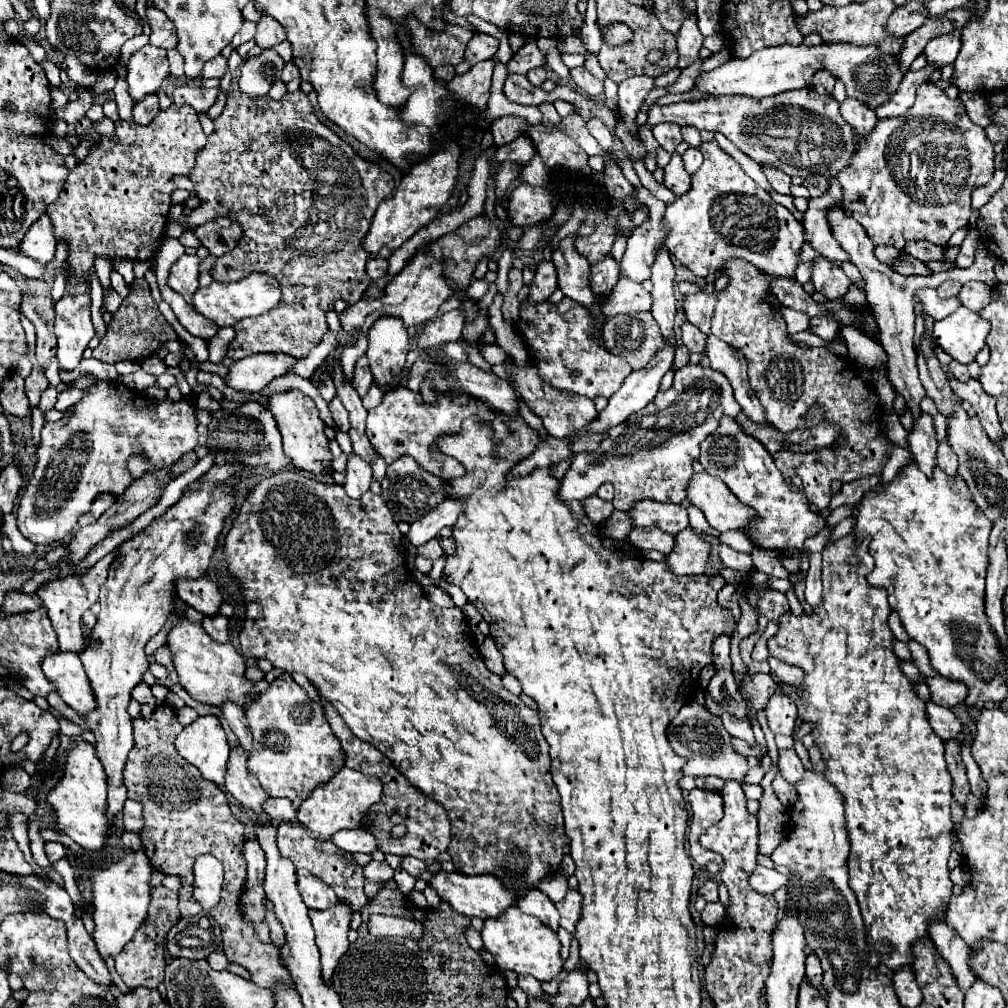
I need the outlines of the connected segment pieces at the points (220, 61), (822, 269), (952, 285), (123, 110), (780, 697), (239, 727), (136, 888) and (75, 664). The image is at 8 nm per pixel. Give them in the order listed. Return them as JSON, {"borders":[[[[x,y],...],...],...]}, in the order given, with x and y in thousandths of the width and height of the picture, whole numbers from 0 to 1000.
{"borders":[[[[213,56],[201,67],[203,77],[219,77],[223,71],[225,71],[225,58],[221,58],[221,56]]],[[[816,254],[809,258],[805,280],[809,282],[811,290],[818,292],[822,298],[836,298],[844,284],[844,278],[838,274],[838,270],[834,266],[826,264]]],[[[938,280],[938,282],[934,282],[930,286],[930,292],[934,296],[945,296],[945,294],[951,292],[951,288],[953,288],[953,282],[951,280]]],[[[117,76],[112,91],[114,92],[118,116],[124,120],[132,120],[131,109],[133,101],[128,95],[125,79]]],[[[767,688],[761,698],[761,716],[767,728],[785,730],[791,714],[791,700],[779,688]]],[[[223,698],[223,702],[219,702],[229,724],[233,726],[237,738],[241,740],[243,746],[249,746],[249,740],[251,740],[251,728],[247,724],[247,718],[243,714],[243,706],[239,706],[239,702],[235,702],[233,698]]],[[[138,843],[126,847],[122,853],[106,861],[88,867],[88,873],[92,877],[90,899],[92,899],[92,913],[94,913],[94,923],[90,931],[102,952],[114,950],[122,942],[122,938],[134,929],[136,921],[142,917],[150,895],[150,879],[148,879],[150,865],[152,861],[148,857],[148,851],[144,849],[142,843]]],[[[59,645],[43,655],[43,667],[57,681],[57,687],[63,696],[68,698],[80,710],[96,702],[88,673],[82,665],[78,651]]]]}

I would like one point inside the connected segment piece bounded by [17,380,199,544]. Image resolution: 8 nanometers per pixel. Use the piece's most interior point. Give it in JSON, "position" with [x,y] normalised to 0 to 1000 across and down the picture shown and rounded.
{"position":[80,452]}

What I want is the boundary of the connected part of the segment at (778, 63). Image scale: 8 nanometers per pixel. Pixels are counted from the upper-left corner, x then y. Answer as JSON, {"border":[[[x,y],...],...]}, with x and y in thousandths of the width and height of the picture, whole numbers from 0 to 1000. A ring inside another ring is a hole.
{"border":[[[814,42],[813,46],[765,46],[747,52],[743,58],[727,58],[721,63],[709,67],[703,73],[697,73],[689,79],[689,87],[703,95],[719,95],[719,93],[739,93],[745,97],[769,95],[783,89],[795,89],[805,83],[809,71],[820,69],[826,77],[838,83],[840,95],[848,97],[856,103],[862,103],[864,109],[870,109],[874,103],[880,103],[890,91],[894,79],[898,77],[898,69],[890,63],[888,54],[876,54],[872,46],[860,44],[840,44],[840,42]]]}

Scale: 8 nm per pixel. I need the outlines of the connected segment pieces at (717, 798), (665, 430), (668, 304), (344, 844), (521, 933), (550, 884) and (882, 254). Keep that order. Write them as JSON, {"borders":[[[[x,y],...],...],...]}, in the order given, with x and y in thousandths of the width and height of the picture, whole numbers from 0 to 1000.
{"borders":[[[[686,784],[682,790],[684,798],[686,798],[686,823],[684,823],[684,845],[689,857],[699,859],[701,855],[711,855],[715,857],[715,849],[711,849],[709,845],[703,845],[699,841],[695,841],[693,837],[693,829],[707,817],[711,817],[717,810],[717,792],[711,786],[699,786],[699,784]]],[[[684,361],[676,367],[670,369],[668,383],[662,389],[654,389],[648,401],[642,401],[636,405],[636,409],[630,409],[620,417],[620,421],[614,421],[606,425],[604,435],[598,437],[598,450],[576,450],[568,454],[568,460],[561,474],[557,476],[557,486],[555,494],[557,496],[580,496],[592,488],[592,484],[598,478],[606,478],[610,484],[610,494],[608,502],[610,506],[620,506],[628,504],[630,498],[634,496],[652,496],[652,498],[668,498],[676,500],[682,490],[684,476],[688,472],[688,456],[693,454],[693,440],[711,425],[711,417],[721,411],[721,413],[731,413],[735,409],[735,403],[731,401],[725,381],[719,371],[709,369],[705,365],[697,365],[695,361]]],[[[654,246],[652,258],[648,262],[648,315],[654,319],[658,333],[668,333],[668,313],[670,313],[670,292],[668,292],[670,266],[664,256],[662,246]]],[[[354,821],[354,823],[342,823],[342,825],[334,825],[334,829],[330,829],[328,833],[332,839],[336,839],[338,843],[344,843],[344,845],[362,845],[362,847],[368,847],[374,843],[374,833],[370,827],[366,827],[364,823],[360,821]]],[[[513,899],[505,901],[505,905],[497,909],[497,913],[481,913],[477,929],[481,935],[481,942],[489,946],[491,956],[497,962],[525,966],[535,974],[545,974],[555,966],[559,958],[557,935],[553,927],[545,919],[537,917],[537,913],[533,913],[531,909],[519,907]]],[[[551,865],[551,869],[541,869],[535,875],[535,883],[541,885],[547,891],[547,895],[553,895],[563,885],[563,871],[557,865]]],[[[870,244],[868,246],[868,254],[870,254],[870,258],[874,258],[876,262],[880,262],[880,264],[886,266],[888,258],[894,254],[894,248],[890,248],[886,244]]]]}

